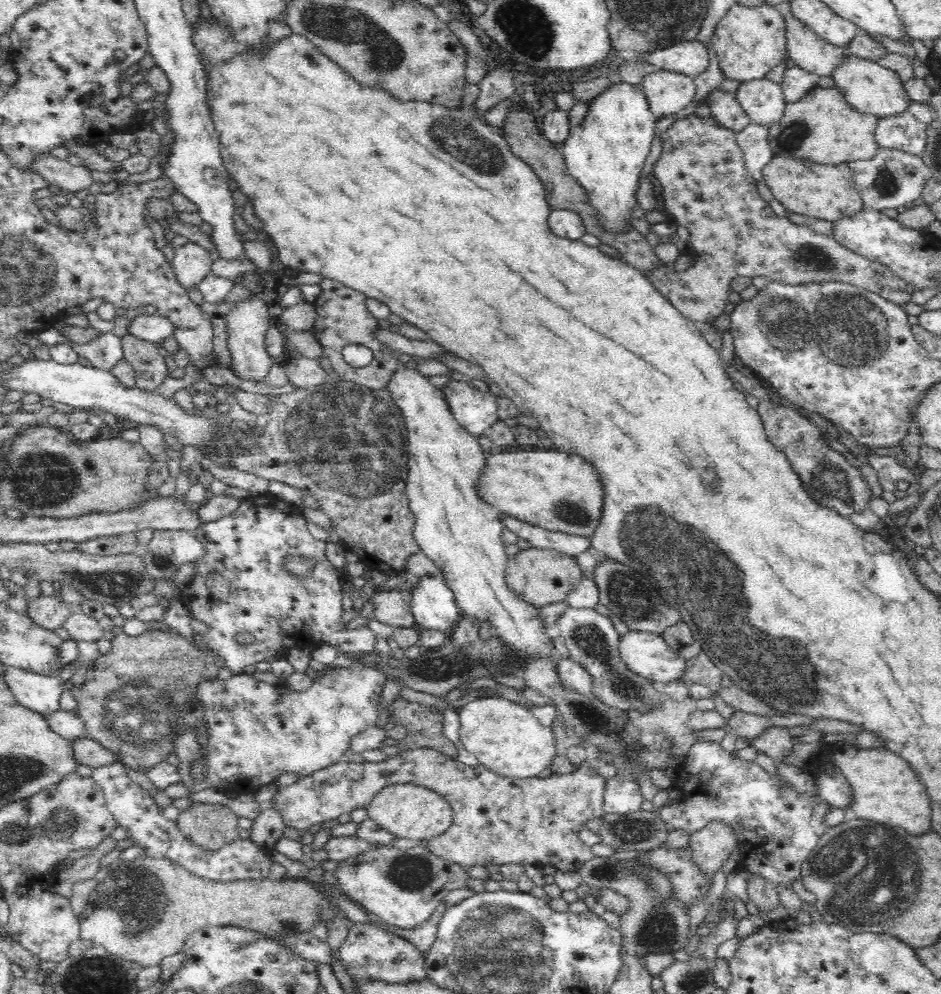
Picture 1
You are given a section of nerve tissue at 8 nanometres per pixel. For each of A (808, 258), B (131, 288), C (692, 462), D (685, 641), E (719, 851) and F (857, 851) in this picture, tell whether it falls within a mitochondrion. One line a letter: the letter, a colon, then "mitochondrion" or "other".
A: mitochondrion
B: other
C: mitochondrion
D: mitochondrion
E: other
F: mitochondrion

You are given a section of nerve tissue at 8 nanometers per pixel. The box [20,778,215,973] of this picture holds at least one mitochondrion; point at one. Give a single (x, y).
(133, 900)

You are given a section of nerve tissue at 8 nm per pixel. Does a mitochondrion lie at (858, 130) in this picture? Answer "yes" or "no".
no

